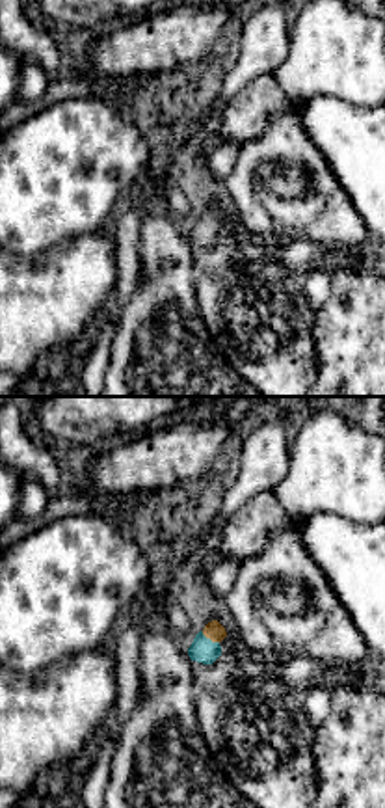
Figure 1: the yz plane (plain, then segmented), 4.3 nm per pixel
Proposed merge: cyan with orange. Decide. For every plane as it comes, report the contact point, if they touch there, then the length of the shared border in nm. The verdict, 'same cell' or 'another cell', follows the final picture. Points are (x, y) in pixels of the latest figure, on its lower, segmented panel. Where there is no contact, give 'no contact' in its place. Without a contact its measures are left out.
meets cyan at (209, 639); contact 90 nm long

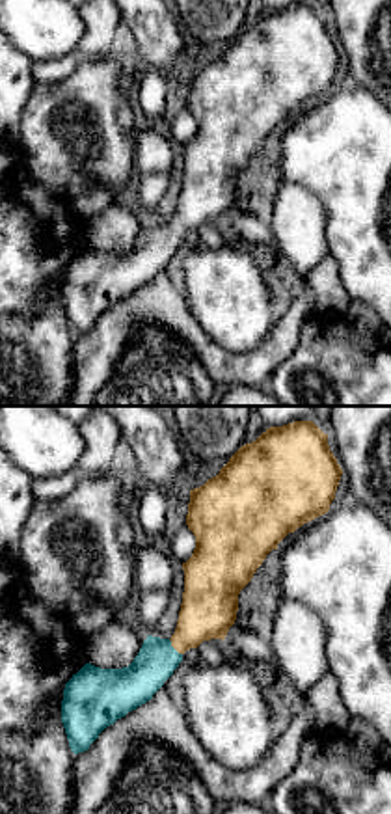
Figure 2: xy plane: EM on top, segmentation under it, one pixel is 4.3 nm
meets cyan at (172, 647); contact 90 nm long

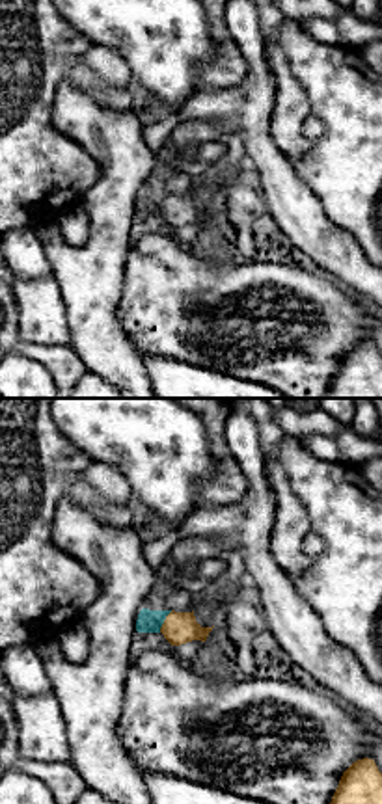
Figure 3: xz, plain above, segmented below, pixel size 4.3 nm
meets cyan at (163, 622); contact 110 nm long

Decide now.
same cell

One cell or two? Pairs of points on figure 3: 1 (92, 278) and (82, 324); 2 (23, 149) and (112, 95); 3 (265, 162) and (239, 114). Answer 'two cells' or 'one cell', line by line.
1: one cell
2: one cell
3: one cell

